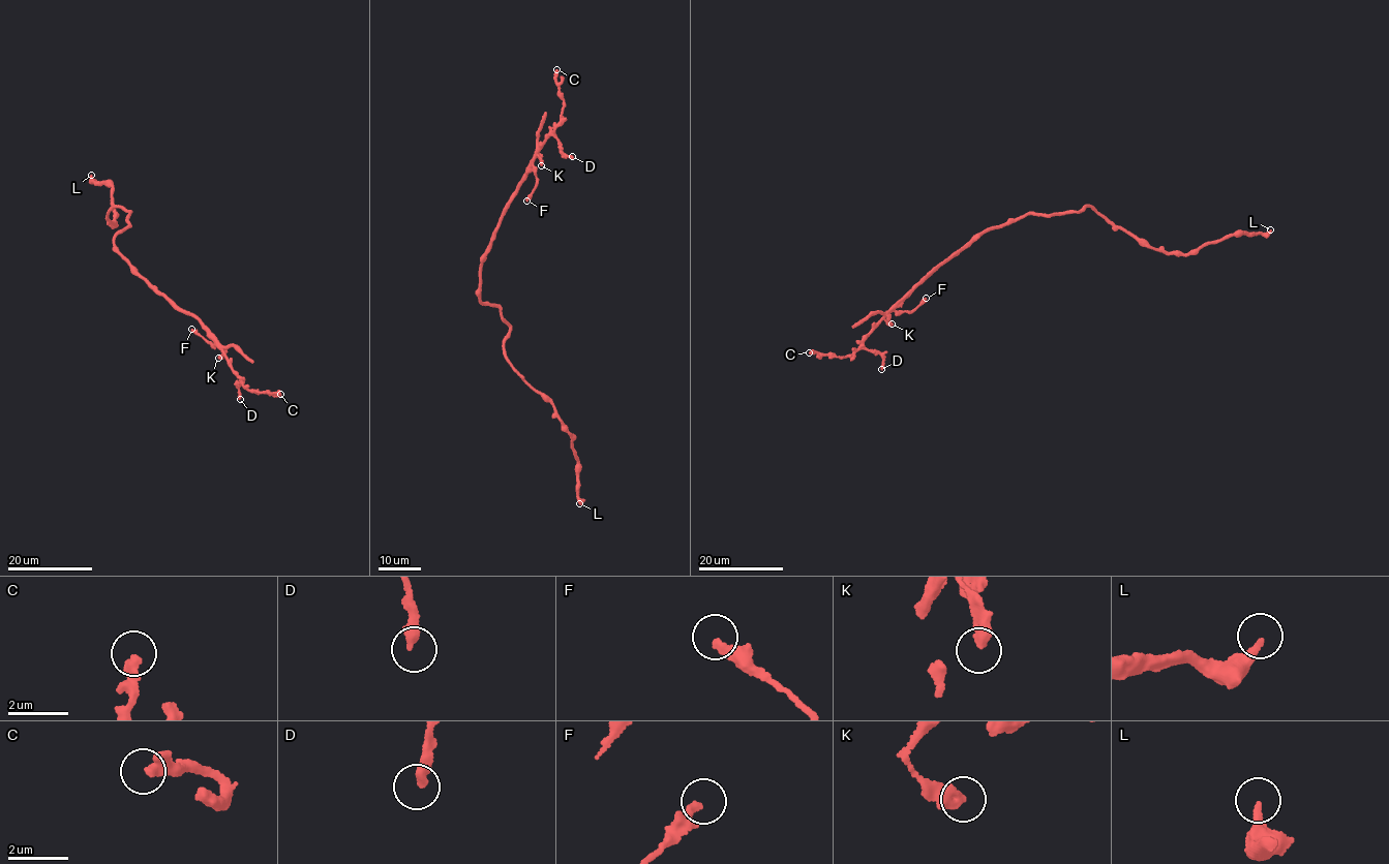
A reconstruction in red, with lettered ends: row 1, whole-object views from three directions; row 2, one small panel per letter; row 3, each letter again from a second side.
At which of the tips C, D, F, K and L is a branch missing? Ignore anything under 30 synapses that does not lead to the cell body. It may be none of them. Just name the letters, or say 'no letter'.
no letter

